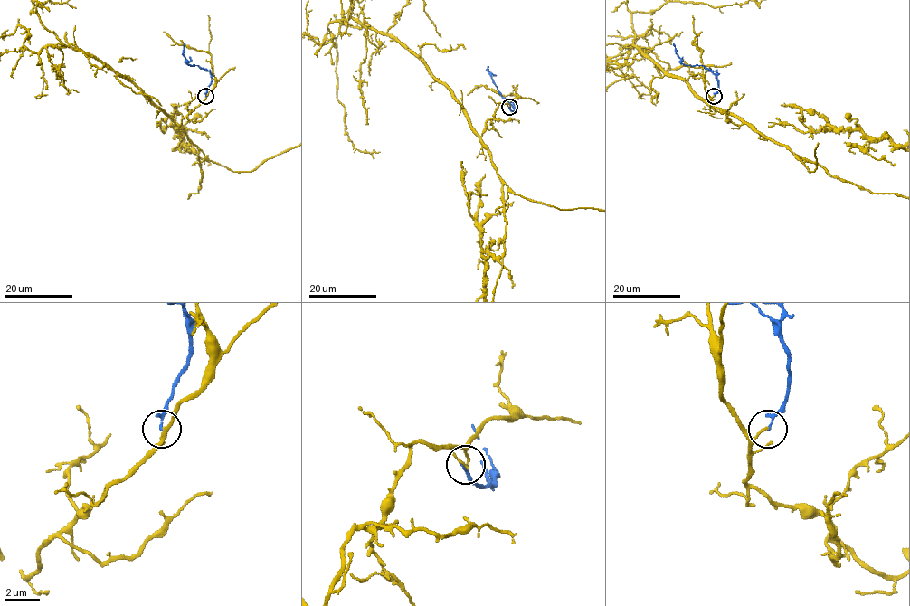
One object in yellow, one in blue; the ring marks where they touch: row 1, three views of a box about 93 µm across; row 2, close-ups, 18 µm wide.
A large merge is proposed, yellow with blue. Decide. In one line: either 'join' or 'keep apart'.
keep apart

